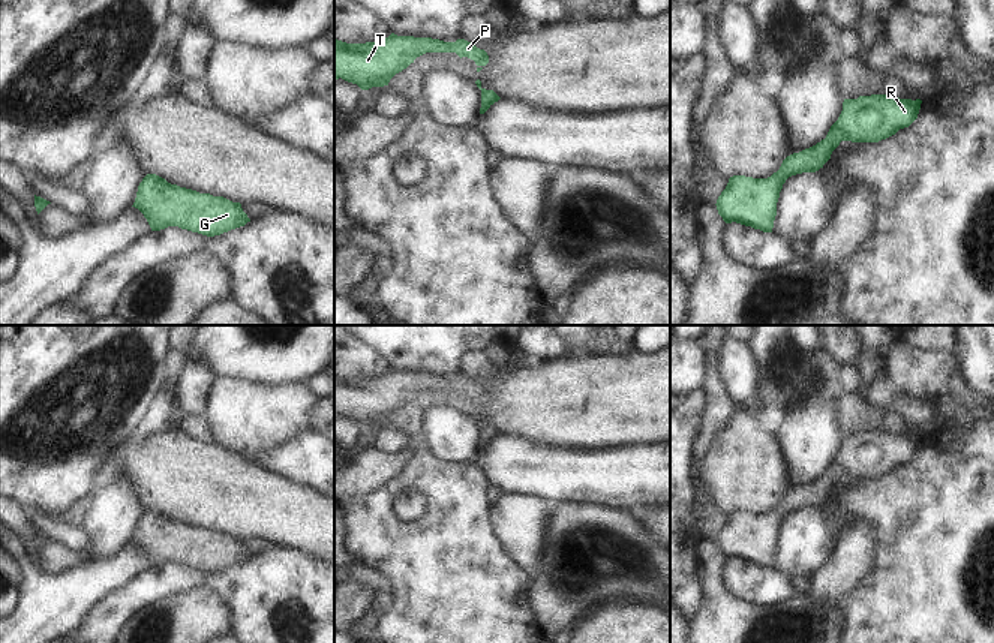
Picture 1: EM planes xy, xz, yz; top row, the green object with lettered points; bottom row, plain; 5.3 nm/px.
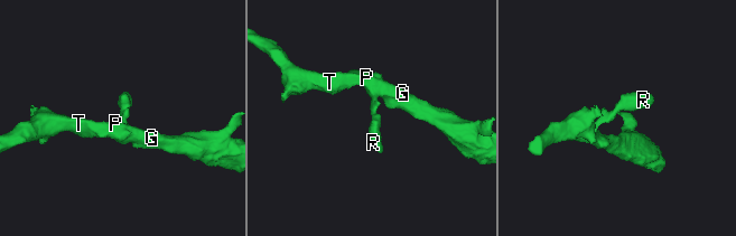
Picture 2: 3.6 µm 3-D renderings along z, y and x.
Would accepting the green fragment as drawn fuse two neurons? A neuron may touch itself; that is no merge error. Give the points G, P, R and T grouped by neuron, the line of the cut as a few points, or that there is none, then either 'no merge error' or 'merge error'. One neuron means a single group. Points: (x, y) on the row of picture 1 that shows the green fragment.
G P R T | no cut | no merge error

